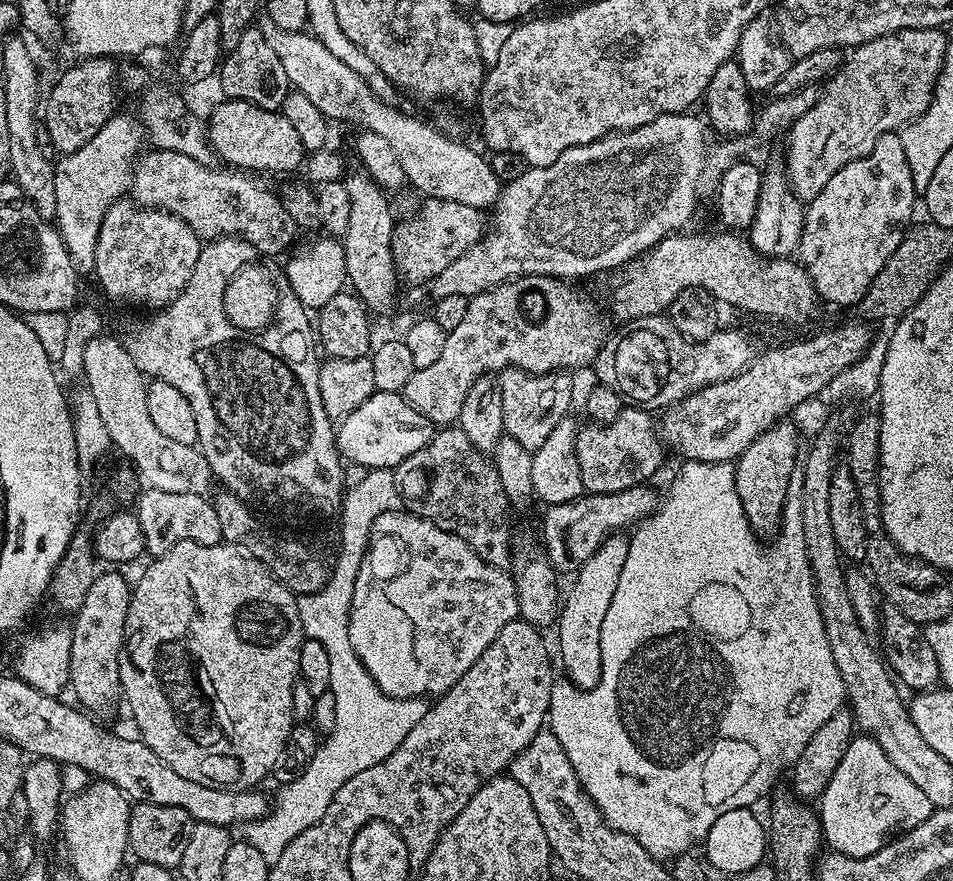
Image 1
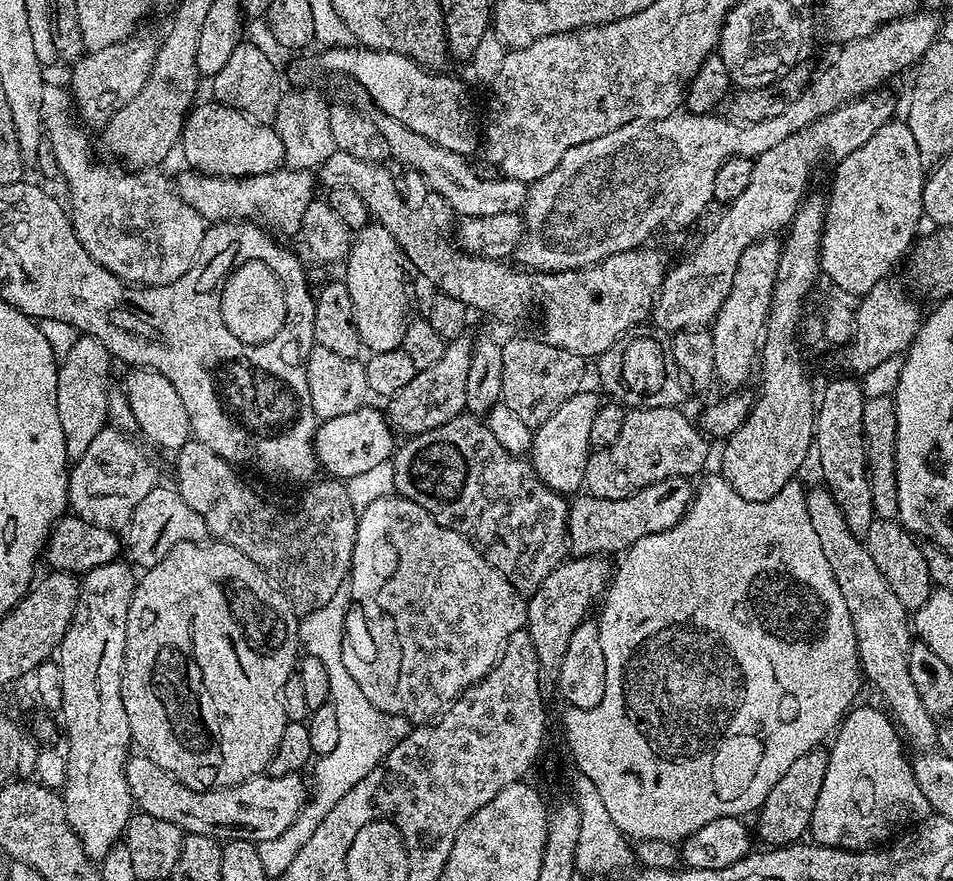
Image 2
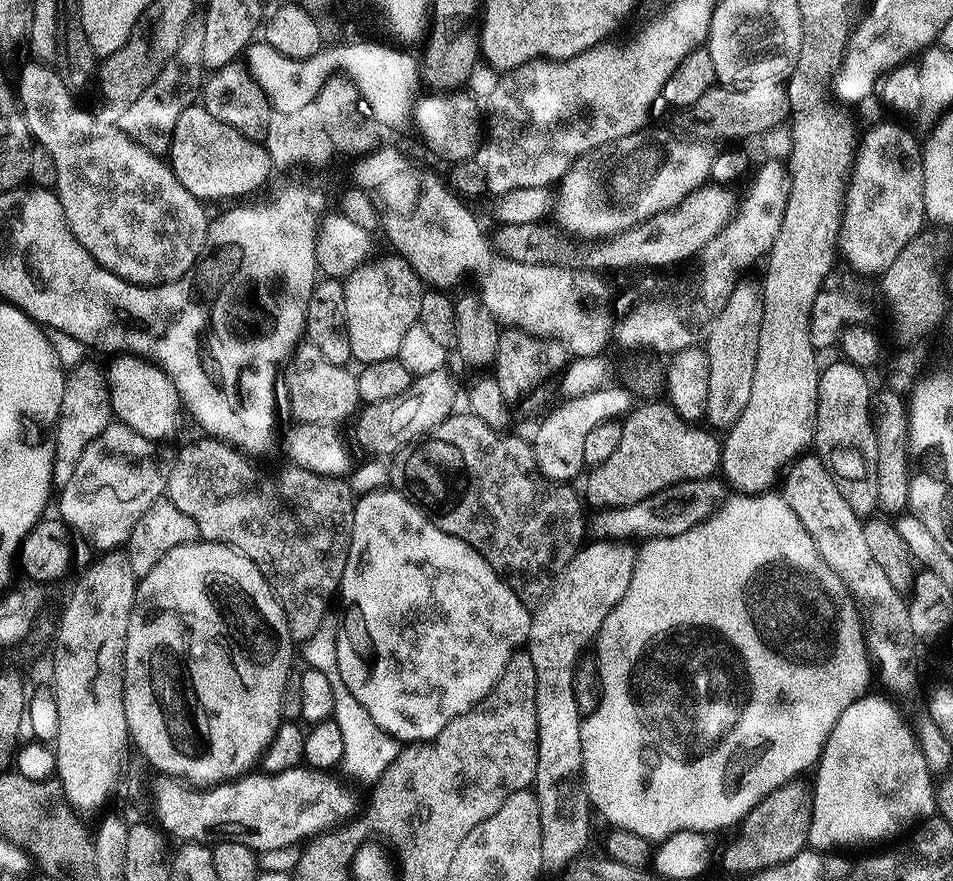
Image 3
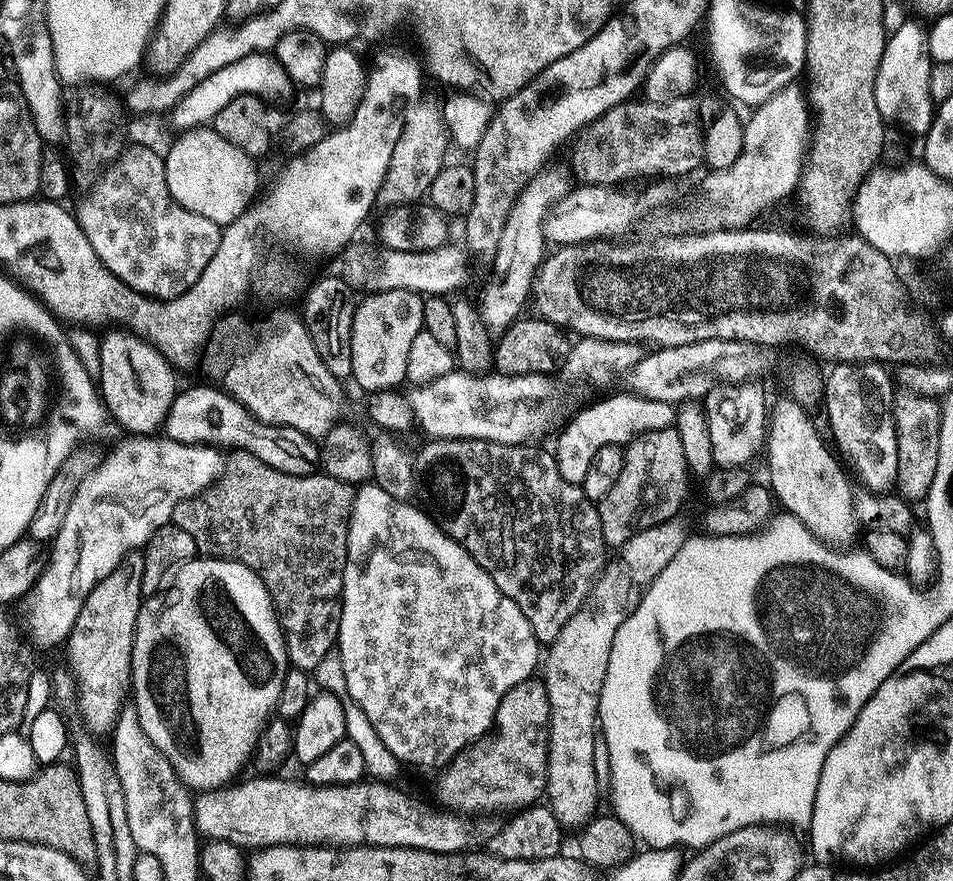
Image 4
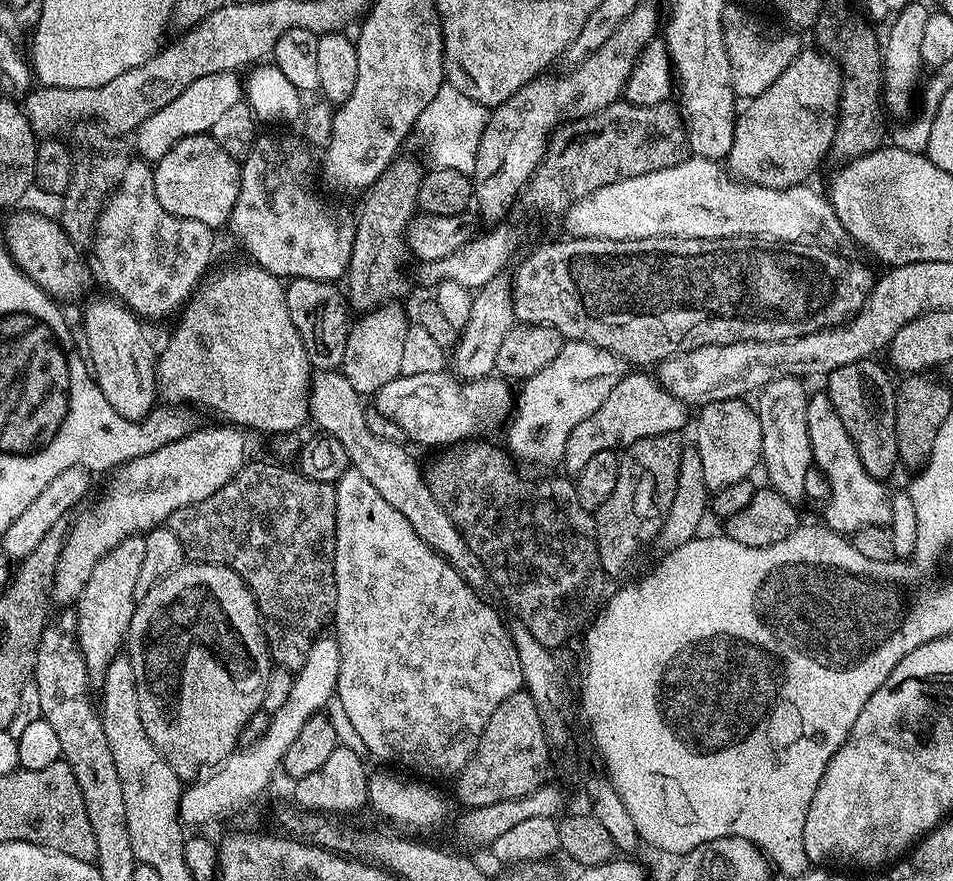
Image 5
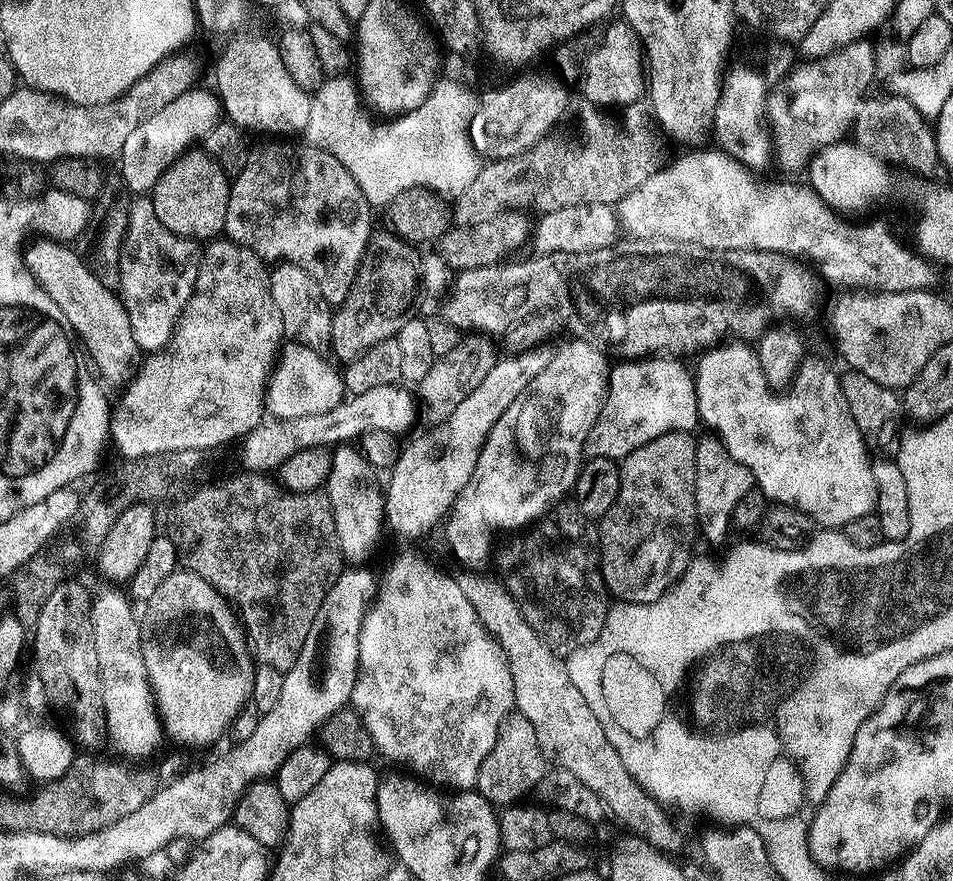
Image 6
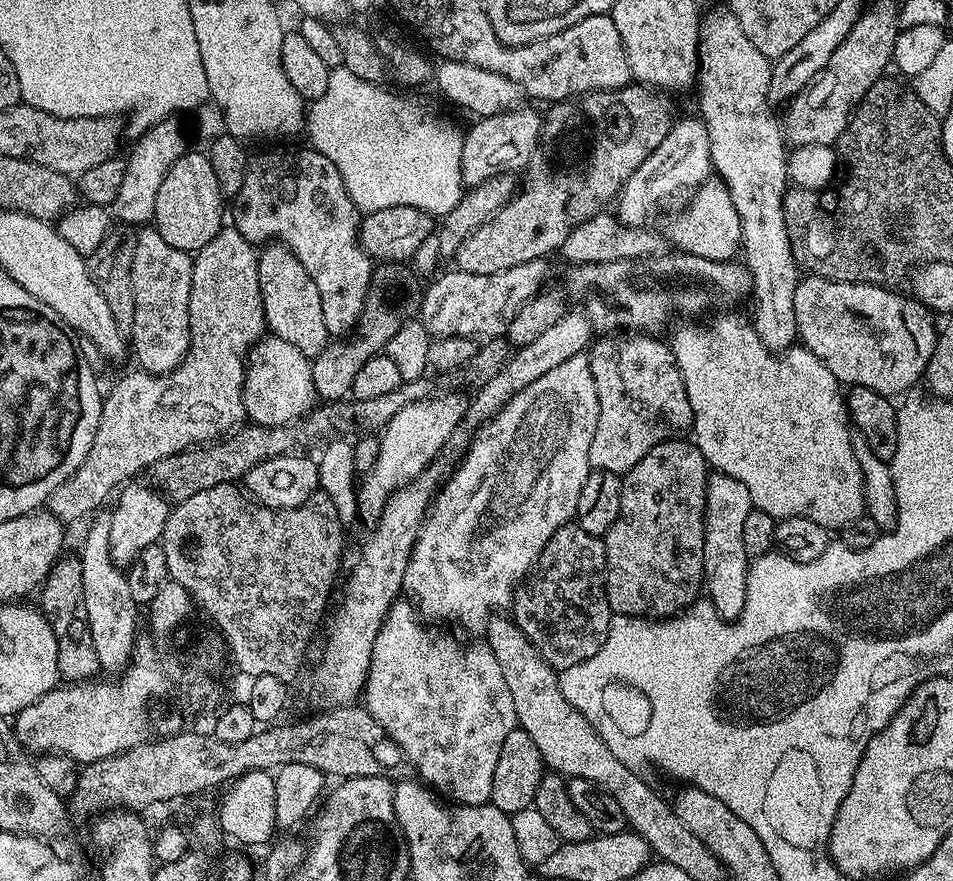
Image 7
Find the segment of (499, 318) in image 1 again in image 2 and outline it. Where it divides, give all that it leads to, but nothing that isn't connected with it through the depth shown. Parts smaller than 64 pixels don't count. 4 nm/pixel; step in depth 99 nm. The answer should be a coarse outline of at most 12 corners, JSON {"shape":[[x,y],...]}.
{"shape":[[472,343],[438,362],[389,397],[393,429],[413,436],[465,411]]}

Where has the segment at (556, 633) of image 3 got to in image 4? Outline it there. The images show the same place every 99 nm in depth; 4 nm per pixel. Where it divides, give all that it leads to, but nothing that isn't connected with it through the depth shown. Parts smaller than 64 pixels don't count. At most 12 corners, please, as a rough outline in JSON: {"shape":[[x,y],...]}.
{"shape":[[686,533],[615,549],[547,645],[546,804],[597,815],[598,709],[618,626]]}

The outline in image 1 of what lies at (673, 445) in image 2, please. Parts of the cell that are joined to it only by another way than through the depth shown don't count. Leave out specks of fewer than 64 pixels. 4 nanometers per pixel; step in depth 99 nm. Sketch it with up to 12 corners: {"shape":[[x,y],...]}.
{"shape":[[625,406],[576,433],[585,493],[648,482],[666,445],[653,413]]}

